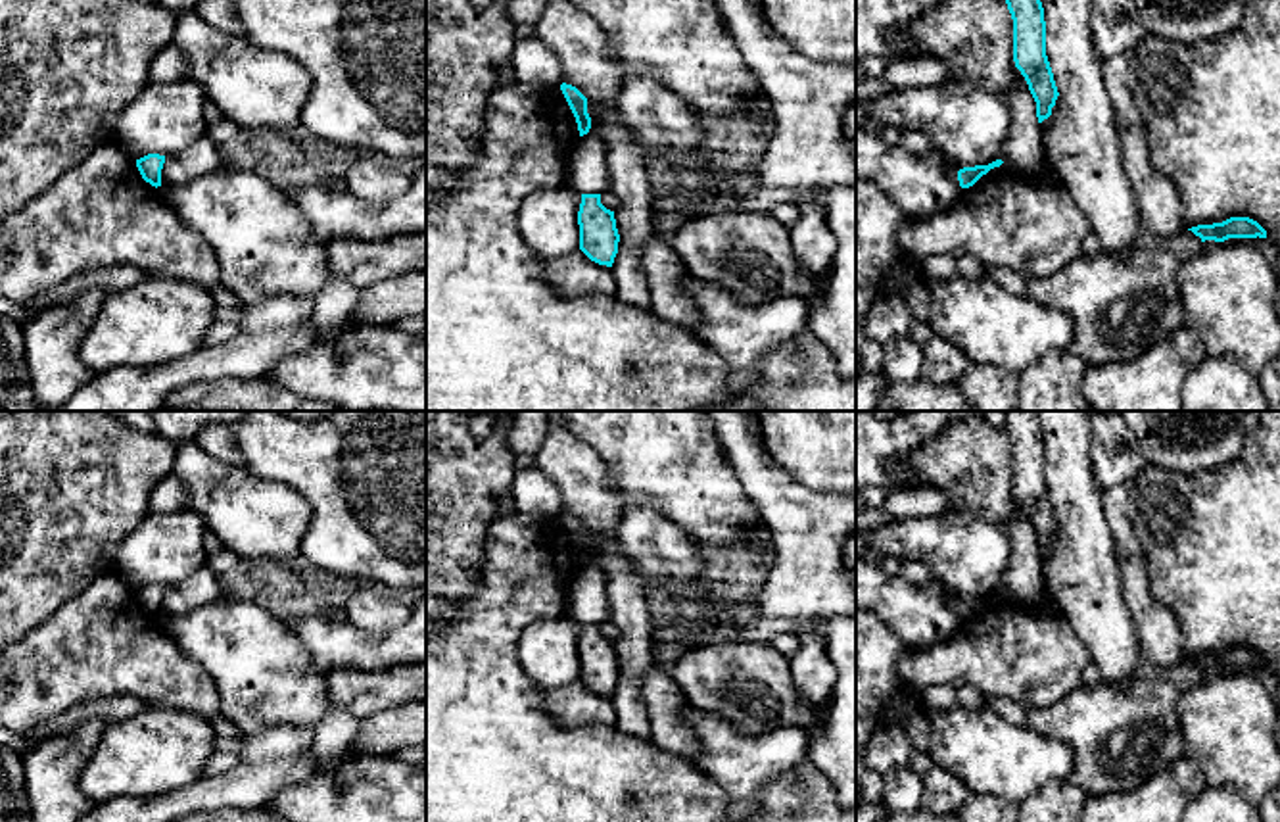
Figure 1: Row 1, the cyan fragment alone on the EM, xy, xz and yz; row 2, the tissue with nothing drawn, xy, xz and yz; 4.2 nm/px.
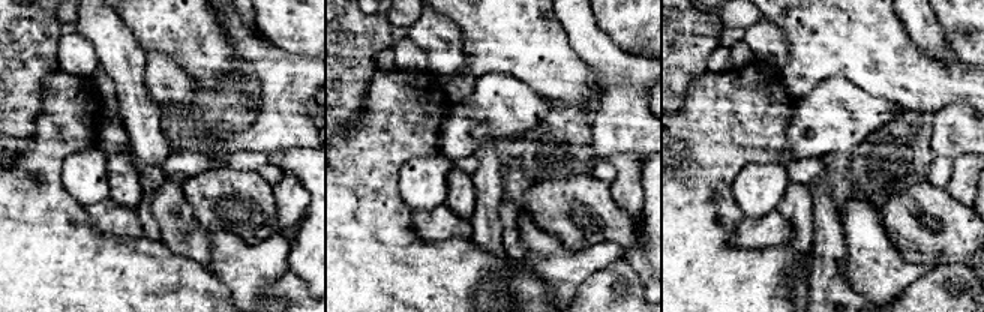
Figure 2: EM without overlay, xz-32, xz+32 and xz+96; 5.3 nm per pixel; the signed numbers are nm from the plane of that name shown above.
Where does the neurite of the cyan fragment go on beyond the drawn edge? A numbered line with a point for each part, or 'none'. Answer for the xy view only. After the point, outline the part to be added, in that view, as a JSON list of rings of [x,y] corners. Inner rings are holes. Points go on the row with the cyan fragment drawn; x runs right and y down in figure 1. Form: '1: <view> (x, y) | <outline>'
none

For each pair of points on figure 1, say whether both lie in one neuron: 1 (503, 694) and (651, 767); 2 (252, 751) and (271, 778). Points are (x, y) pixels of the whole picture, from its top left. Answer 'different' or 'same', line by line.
1: same
2: different

